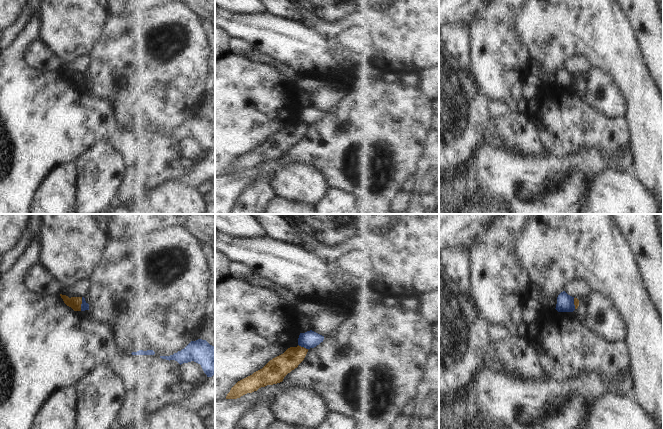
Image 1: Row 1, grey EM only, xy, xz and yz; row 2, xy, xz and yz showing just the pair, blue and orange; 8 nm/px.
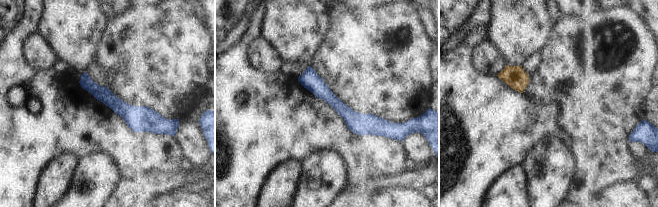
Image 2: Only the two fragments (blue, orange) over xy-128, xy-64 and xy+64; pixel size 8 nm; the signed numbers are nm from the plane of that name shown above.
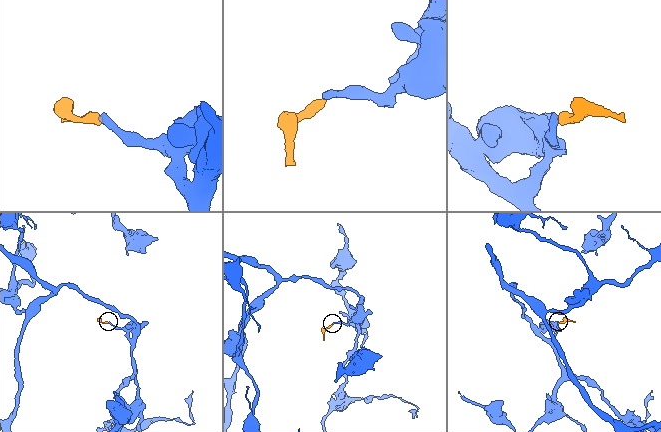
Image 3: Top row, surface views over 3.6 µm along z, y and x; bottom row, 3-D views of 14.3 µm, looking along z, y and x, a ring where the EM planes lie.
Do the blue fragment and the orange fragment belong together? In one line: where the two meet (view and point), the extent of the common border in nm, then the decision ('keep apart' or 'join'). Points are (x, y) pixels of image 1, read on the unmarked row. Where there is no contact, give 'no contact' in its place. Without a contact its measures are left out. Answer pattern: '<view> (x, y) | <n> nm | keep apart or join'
xy (81, 80) | 110 nm | keep apart

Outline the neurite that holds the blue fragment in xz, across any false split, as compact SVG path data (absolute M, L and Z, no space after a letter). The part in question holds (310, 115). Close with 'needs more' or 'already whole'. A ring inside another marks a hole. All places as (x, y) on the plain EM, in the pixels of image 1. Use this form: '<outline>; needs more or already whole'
M310 106L305 109L300 109L298 121L306 125L314 124L323 118L324 112Z; already whole

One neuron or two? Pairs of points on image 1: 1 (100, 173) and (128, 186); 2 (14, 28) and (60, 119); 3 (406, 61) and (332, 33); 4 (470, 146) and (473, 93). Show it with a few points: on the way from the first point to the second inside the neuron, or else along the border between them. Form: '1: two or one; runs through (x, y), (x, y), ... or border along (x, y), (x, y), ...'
1: two; border along (124, 160), (124, 177), (115, 195)
2: two; border along (31, 15), (10, 43)
3: one; runs through (390, 42), (371, 23), (351, 25)
4: one; runs through (477, 133), (477, 106)

